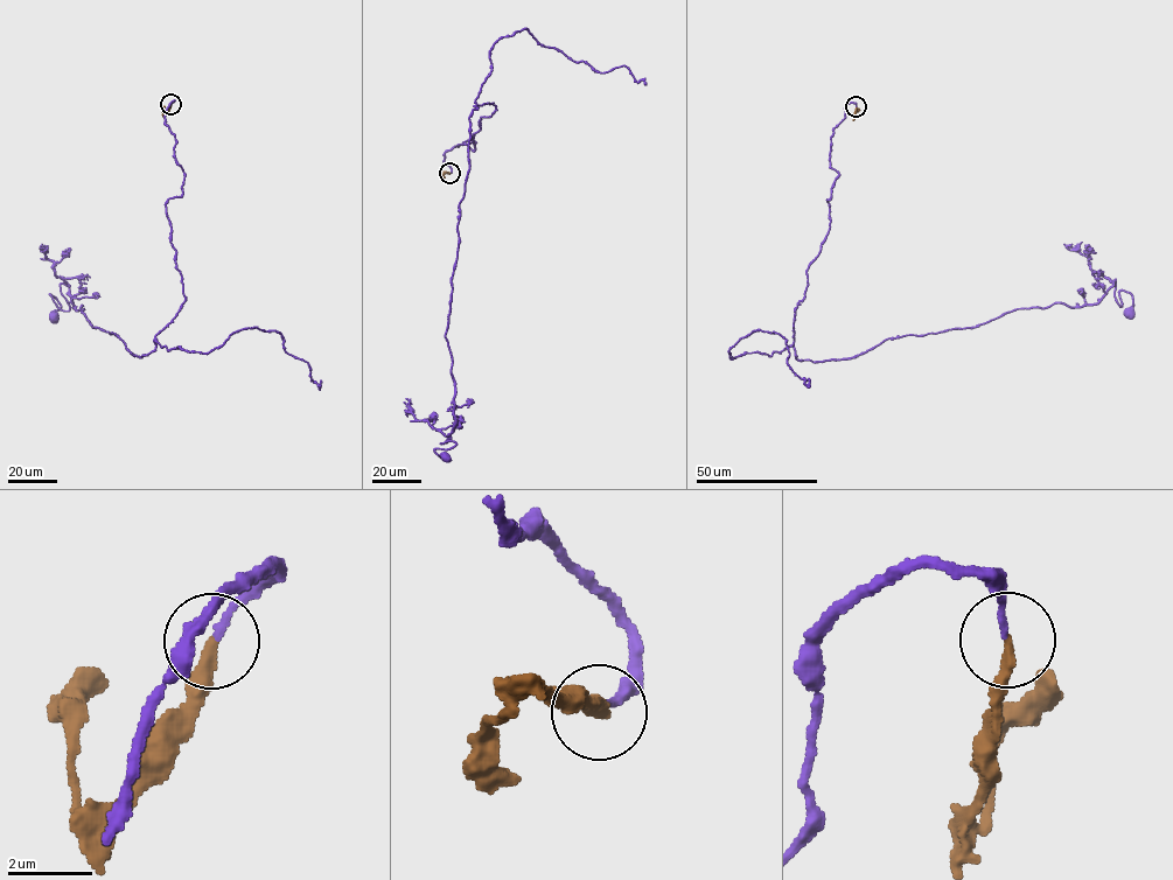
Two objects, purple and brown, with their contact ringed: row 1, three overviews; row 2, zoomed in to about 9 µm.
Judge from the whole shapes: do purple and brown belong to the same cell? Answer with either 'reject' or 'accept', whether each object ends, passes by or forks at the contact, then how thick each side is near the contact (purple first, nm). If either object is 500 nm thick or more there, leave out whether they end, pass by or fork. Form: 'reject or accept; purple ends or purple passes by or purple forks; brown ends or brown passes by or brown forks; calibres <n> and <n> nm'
accept; purple ends; brown ends; calibres 150 and 260 nm

